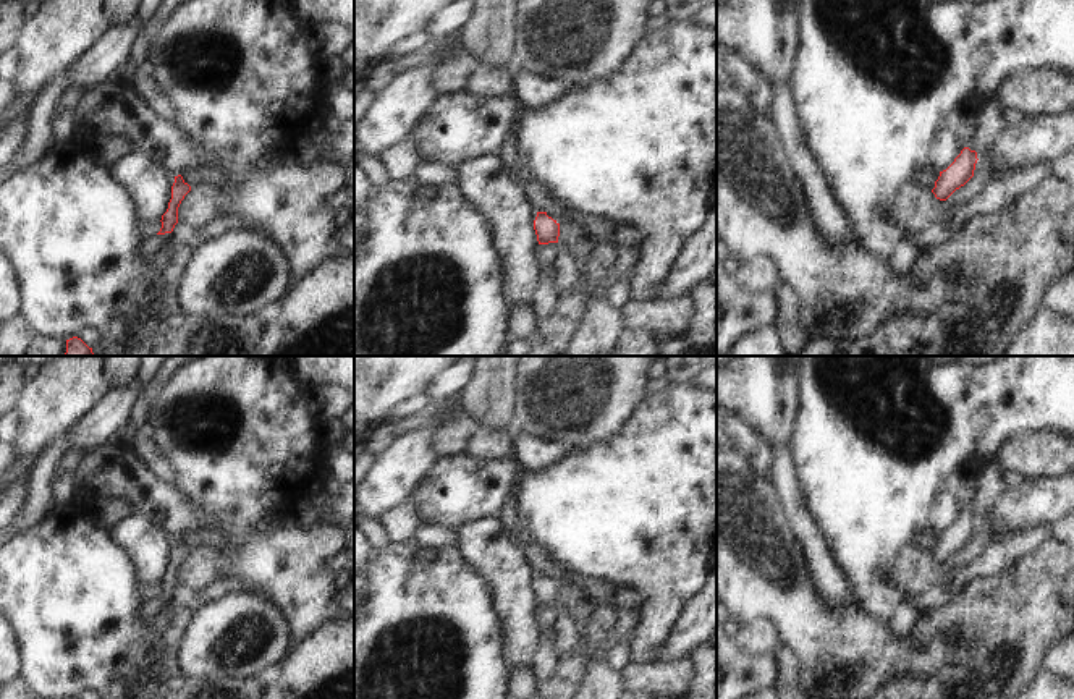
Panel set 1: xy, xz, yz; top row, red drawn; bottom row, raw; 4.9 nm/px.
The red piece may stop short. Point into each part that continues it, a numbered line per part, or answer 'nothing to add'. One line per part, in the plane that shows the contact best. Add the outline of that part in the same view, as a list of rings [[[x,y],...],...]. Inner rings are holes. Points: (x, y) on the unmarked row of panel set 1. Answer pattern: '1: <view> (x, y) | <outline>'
nothing to add

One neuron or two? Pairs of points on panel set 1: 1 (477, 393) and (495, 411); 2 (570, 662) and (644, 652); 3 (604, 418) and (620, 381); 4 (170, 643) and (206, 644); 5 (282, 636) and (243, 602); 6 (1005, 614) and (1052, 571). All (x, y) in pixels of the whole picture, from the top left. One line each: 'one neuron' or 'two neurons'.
1: one neuron
2: two neurons
3: one neuron
4: two neurons
5: one neuron
6: one neuron

